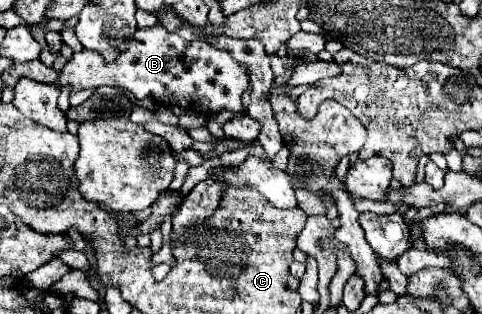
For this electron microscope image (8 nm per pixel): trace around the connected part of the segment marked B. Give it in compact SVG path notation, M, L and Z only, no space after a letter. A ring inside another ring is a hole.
M161 24L139 28L133 34L129 50L115 62L105 62L97 52L81 50L73 54L73 60L67 62L59 74L59 86L71 86L73 92L117 84L139 100L149 96L161 100L165 106L179 106L185 110L191 106L201 114L219 114L221 110L241 114L241 94L247 90L247 80L247 66L237 62L227 50L219 50L203 40L187 42L181 36L167 32Z

